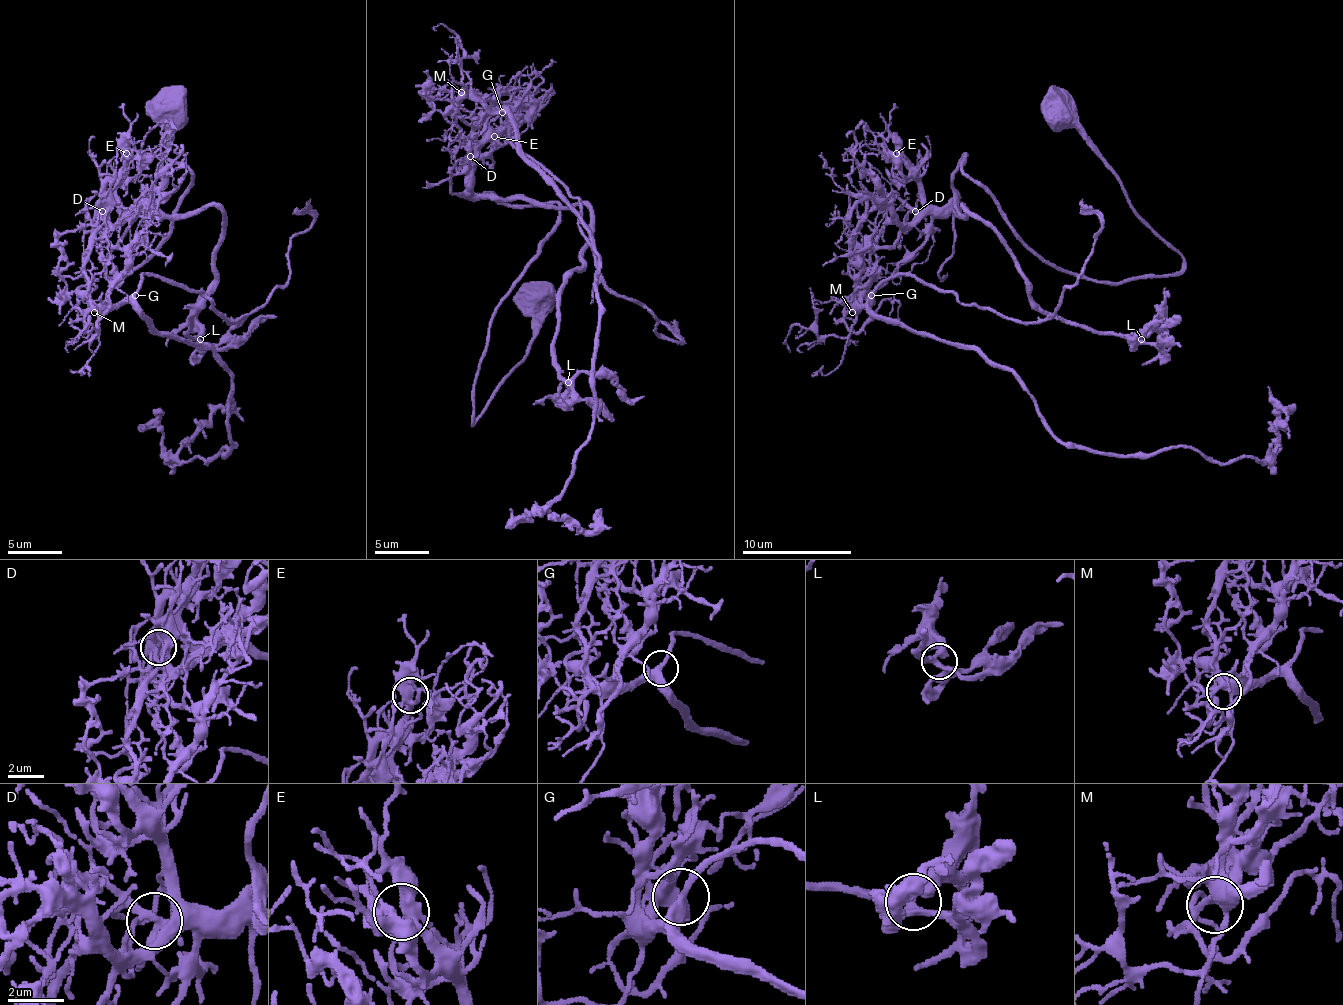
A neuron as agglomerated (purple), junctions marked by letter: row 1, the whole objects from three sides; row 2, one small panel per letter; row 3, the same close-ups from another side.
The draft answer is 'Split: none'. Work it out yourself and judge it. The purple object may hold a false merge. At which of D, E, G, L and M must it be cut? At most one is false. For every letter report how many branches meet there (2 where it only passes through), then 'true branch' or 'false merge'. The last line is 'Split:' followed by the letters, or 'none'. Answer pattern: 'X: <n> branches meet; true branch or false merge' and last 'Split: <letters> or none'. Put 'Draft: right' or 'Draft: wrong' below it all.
D: 4 branches meet; false merge
E: 5 branches meet; true branch
G: 3 branches meet; true branch
L: 4 branches meet; true branch
M: 5 branches meet; true branch
Split: D
Draft: wrong

